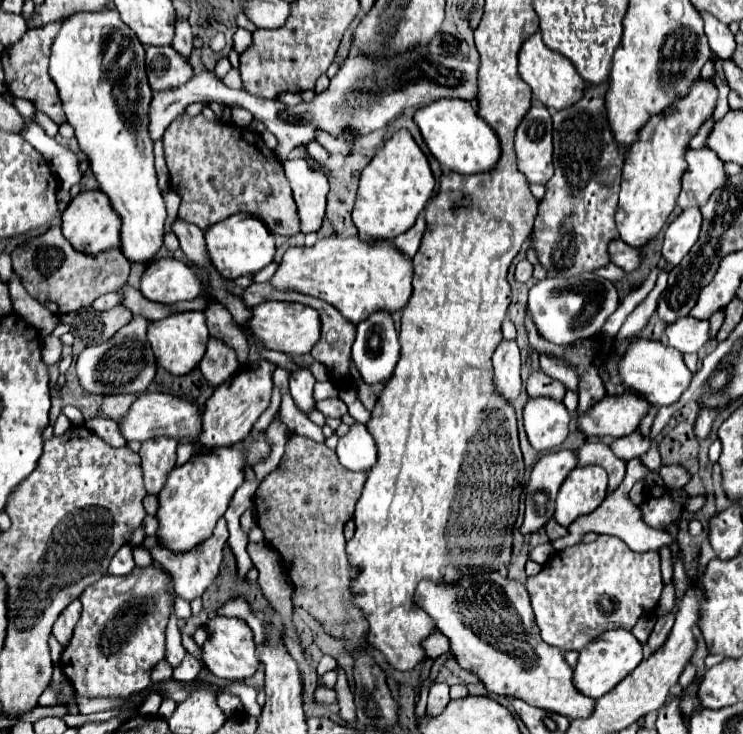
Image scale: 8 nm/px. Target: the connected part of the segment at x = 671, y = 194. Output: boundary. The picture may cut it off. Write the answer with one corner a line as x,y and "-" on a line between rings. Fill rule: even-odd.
698,79
690,87
690,93
678,101
678,105
666,109
664,115
652,117
640,131
638,141
628,149
622,171
620,201
614,215
620,239
626,245
642,247
664,227
668,215
676,207
676,197
680,193
680,177
686,169
684,153
688,149
688,141
712,115
716,107
716,95
716,87
710,81

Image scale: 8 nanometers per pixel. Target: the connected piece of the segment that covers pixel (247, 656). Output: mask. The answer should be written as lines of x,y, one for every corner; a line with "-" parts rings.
216,615
206,621
206,631
208,631
208,639
202,645
202,659
210,673
222,679
230,679
230,681
242,681
256,673
260,661
256,655
256,645
252,641
252,631
246,625
246,621
236,619
236,617

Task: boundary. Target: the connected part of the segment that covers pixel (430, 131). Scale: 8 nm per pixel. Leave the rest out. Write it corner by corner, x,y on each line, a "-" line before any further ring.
438,99
426,107
420,107
414,113
414,121
438,163
456,173
472,175
490,171
500,159
500,145
496,133
478,117
476,109
468,101

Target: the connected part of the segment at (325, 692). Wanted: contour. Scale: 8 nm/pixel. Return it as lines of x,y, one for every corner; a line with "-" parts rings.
318,685
318,689
314,691
314,699
318,703
336,703
336,691
328,689
324,685

